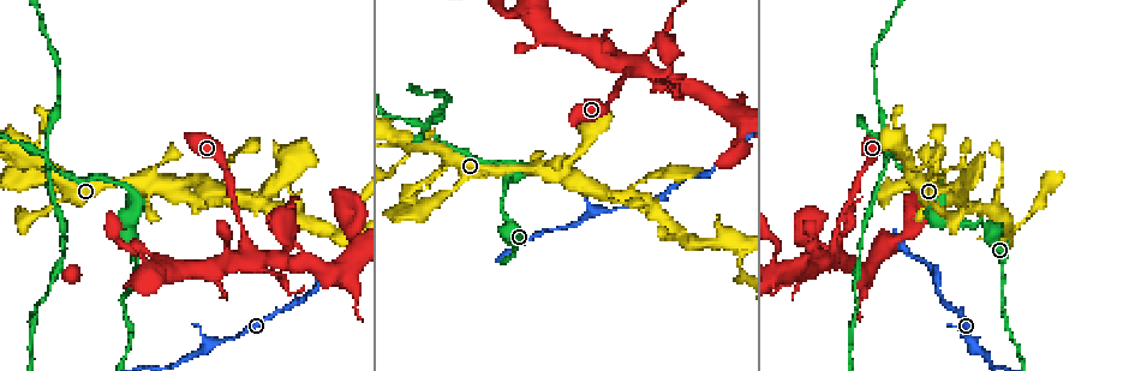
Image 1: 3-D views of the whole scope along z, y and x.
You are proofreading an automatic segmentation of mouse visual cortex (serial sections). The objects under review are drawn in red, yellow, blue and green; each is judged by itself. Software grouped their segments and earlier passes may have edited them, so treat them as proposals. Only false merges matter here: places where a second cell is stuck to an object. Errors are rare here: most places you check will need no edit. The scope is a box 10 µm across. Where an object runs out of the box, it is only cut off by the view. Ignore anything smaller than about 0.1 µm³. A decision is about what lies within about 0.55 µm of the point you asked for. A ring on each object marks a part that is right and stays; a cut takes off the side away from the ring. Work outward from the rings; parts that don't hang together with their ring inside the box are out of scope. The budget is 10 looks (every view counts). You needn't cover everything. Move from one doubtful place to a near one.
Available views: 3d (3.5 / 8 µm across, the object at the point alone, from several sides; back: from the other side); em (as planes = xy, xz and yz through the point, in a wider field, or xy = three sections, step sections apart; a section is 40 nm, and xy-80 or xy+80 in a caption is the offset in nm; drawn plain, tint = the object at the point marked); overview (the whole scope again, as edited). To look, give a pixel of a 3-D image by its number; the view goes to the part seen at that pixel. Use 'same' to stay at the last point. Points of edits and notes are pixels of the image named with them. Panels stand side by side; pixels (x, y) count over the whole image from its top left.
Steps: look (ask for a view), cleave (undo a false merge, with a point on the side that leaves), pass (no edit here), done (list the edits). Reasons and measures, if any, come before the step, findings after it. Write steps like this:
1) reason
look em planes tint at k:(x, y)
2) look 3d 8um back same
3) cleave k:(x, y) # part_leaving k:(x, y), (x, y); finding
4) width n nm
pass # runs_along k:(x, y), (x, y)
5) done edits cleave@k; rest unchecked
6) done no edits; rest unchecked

look 3d 8um at 1:(513, 168)

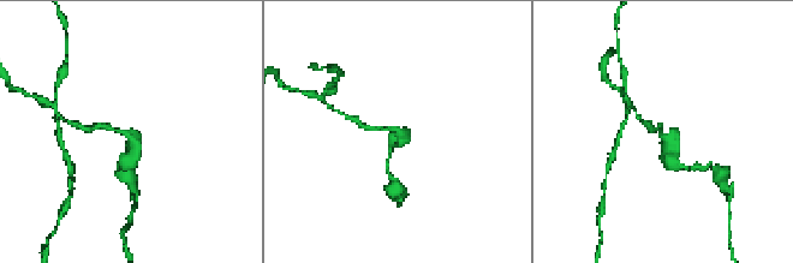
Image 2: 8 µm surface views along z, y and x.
closer look
look 3d 3.5um back same

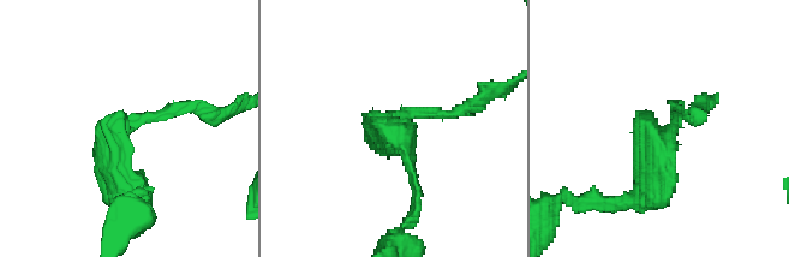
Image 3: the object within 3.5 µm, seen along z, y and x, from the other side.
arm_widths 150, 350 nm
pass # runs_along 3:(138, 201), (108, 144), (186, 105); one cell here

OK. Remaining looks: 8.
look 3d 3.5um at 1:(835, 252)

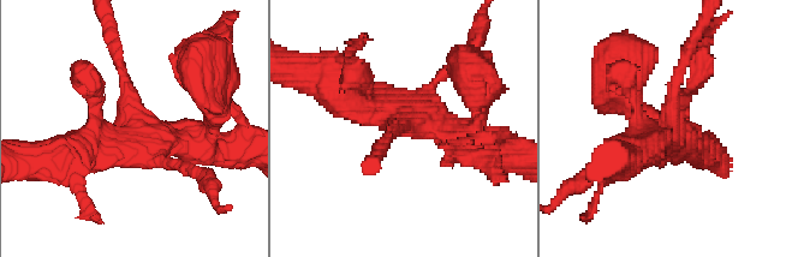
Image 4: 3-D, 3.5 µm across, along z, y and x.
arms 4; arm_widths 150, 200, 400, 450 nm
look em xy step 2 tint at 4:(142, 126)

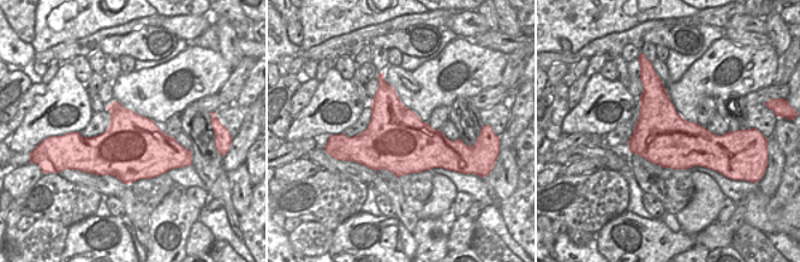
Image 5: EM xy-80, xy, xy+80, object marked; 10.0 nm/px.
look em xy step 1 tint same

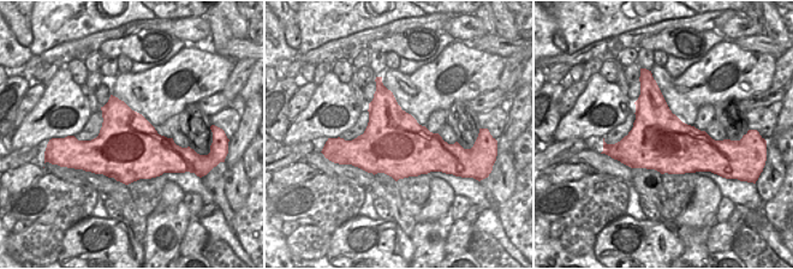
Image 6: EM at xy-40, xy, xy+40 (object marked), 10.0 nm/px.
pass # runs_along 4:(115, 54), (149, 135), (212, 145); continuous, no second cell

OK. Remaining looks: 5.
a fork
look 3d 8um back at 1:(627, 196)

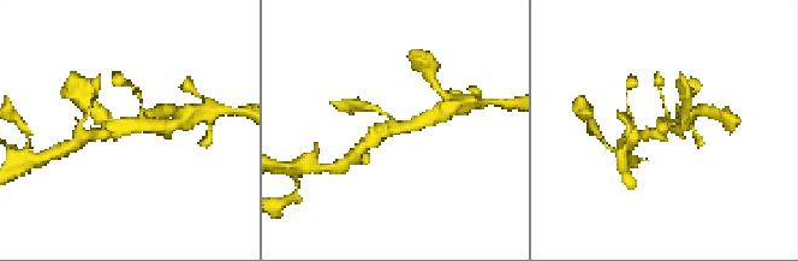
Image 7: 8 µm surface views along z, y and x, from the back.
zoom in
look 3d 3.5um same

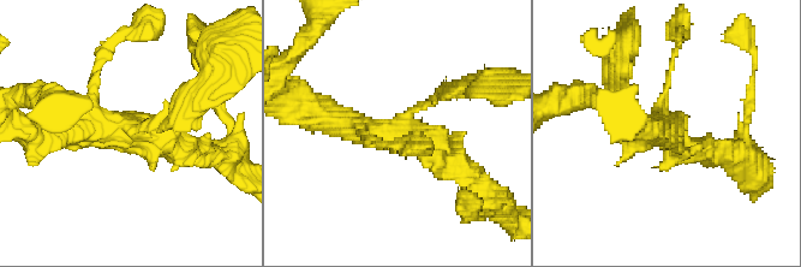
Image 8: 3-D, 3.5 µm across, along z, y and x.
arms 3; arm_widths 150, 250, 400 nm; shape alone is not enough
look em xy step 5 tint at 8:(135, 132)

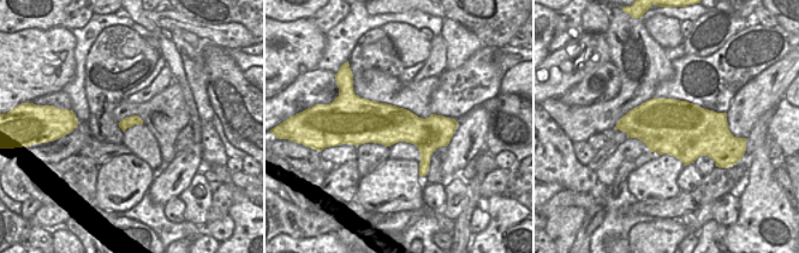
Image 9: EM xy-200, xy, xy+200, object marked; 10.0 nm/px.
pass # runs_along 8:(324, 118), (432, 136), (465, 170); one cell here

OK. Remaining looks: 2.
sharp bend
look 3d 3.5um at 1:(344, 236)

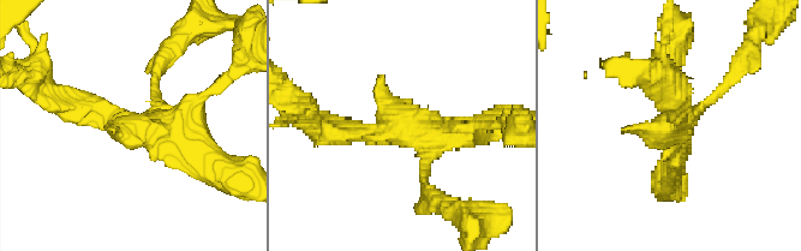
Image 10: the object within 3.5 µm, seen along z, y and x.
shape alone is not enough
look em planes tint at 10:(132, 128)

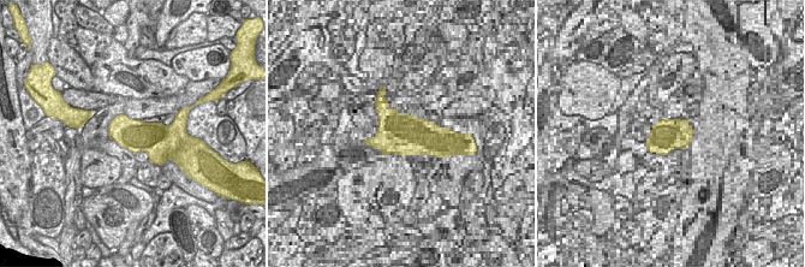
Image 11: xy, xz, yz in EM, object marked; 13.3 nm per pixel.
width 420 nm
pass # runs_along 10:(327, 131), (419, 131), (423, 177); continuous, no second cell

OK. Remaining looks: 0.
done no edits; rest unchecked

